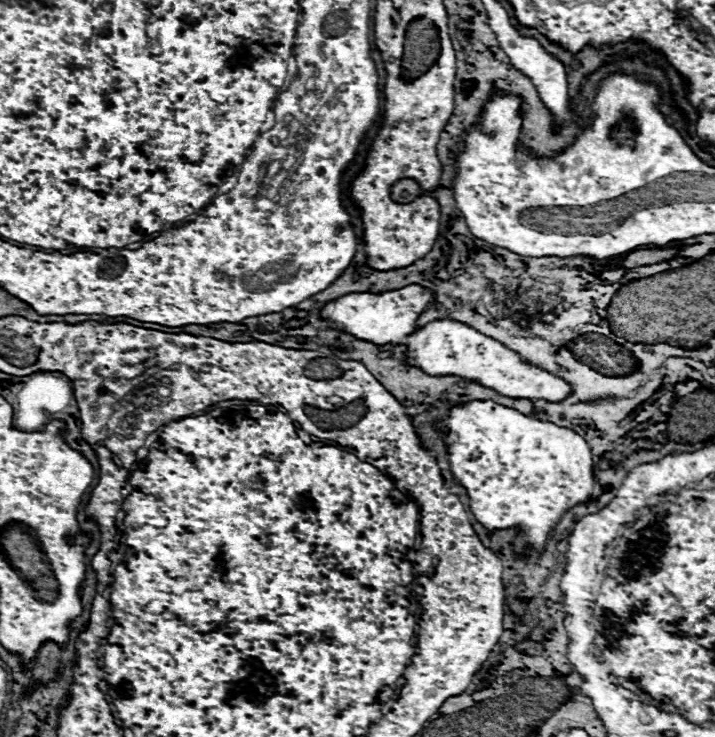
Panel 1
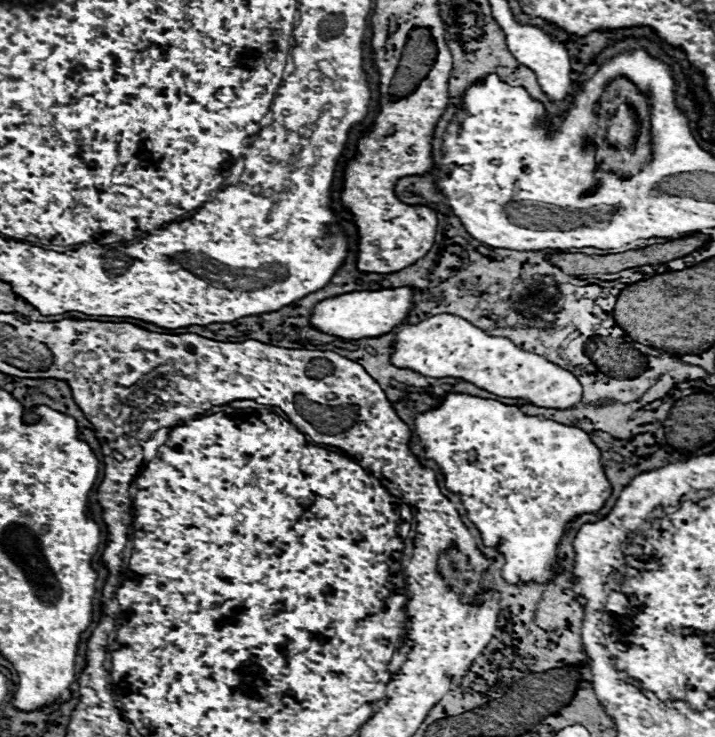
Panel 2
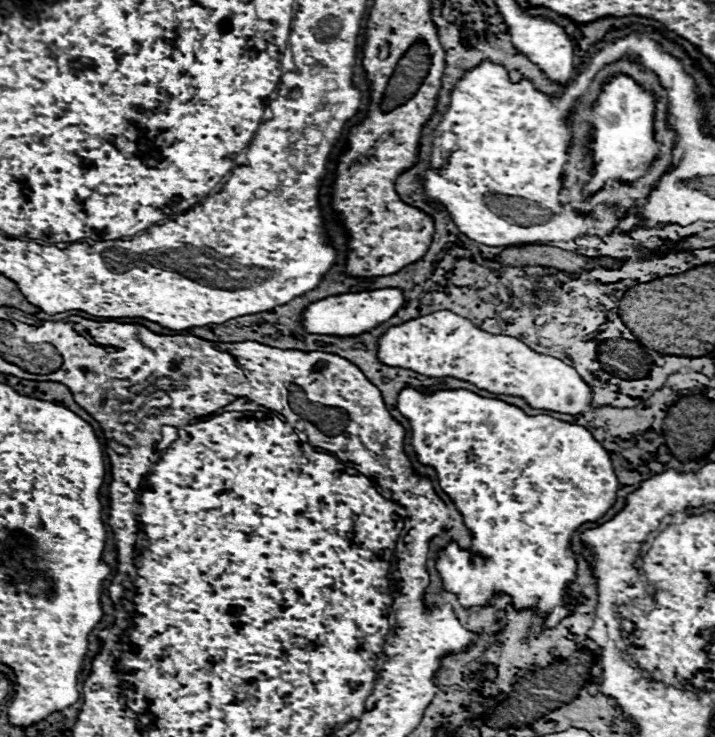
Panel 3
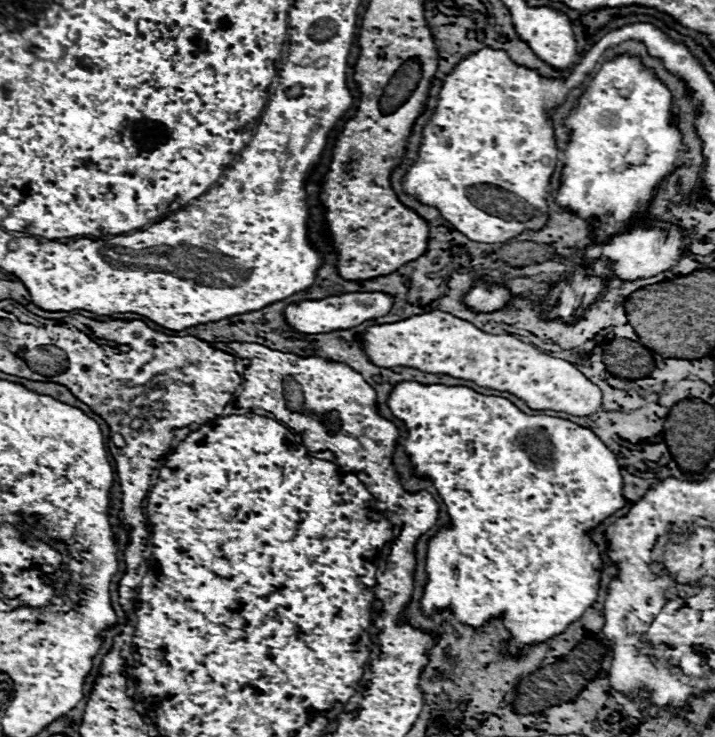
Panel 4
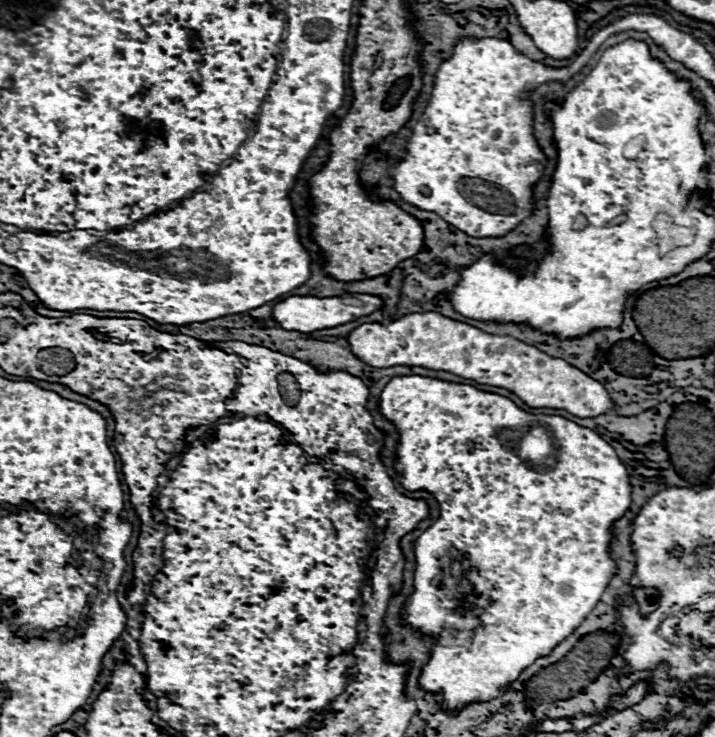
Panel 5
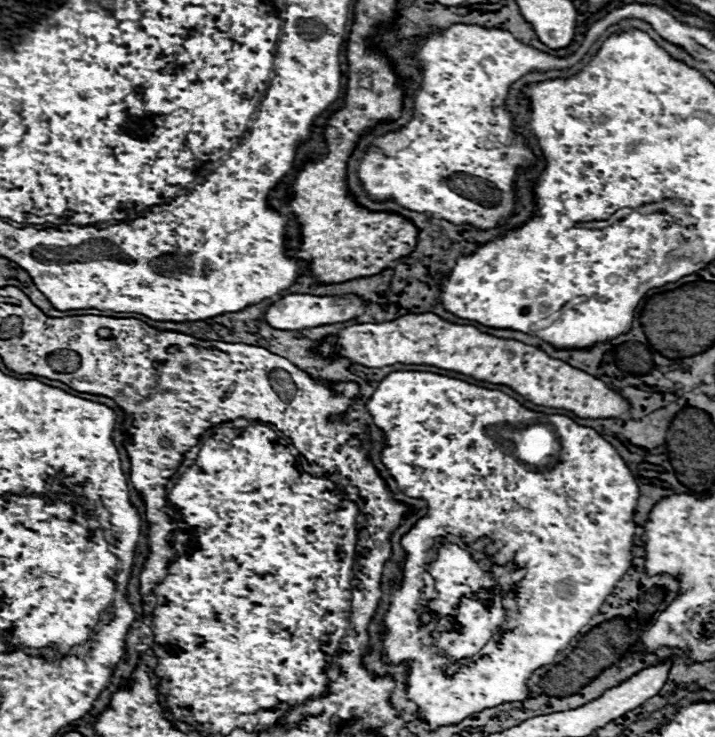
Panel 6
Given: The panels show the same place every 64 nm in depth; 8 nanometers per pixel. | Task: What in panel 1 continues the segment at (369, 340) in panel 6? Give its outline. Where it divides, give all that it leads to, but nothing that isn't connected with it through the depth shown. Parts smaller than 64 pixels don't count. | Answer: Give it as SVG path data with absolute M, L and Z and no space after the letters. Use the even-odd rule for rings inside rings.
M444 318L444 320L434 320L426 324L424 328L416 330L408 340L408 354L410 362L416 364L420 370L424 370L430 376L464 376L468 380L474 380L482 386L488 386L496 390L502 396L510 398L530 398L530 400L550 400L550 402L560 402L570 396L572 388L564 384L560 378L552 376L550 372L536 370L520 362L518 354L512 350L504 348L500 342L476 332L474 328Z

